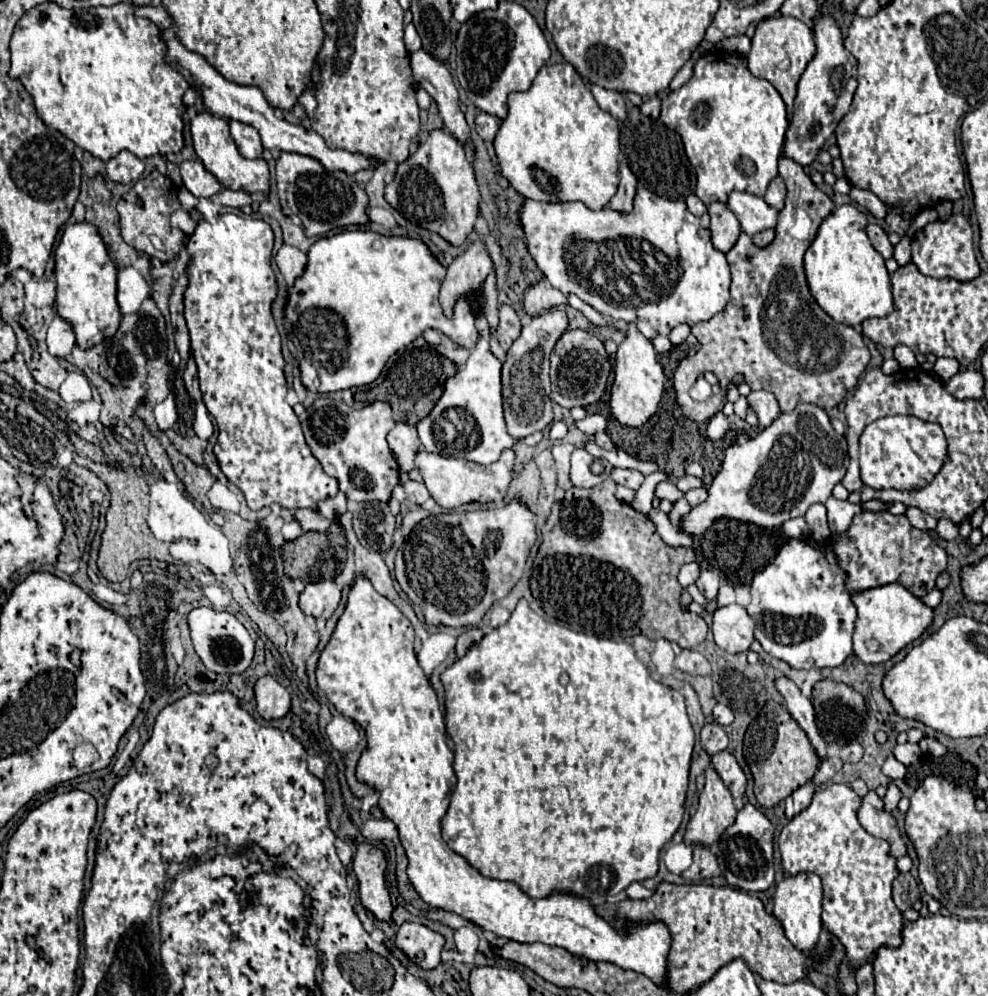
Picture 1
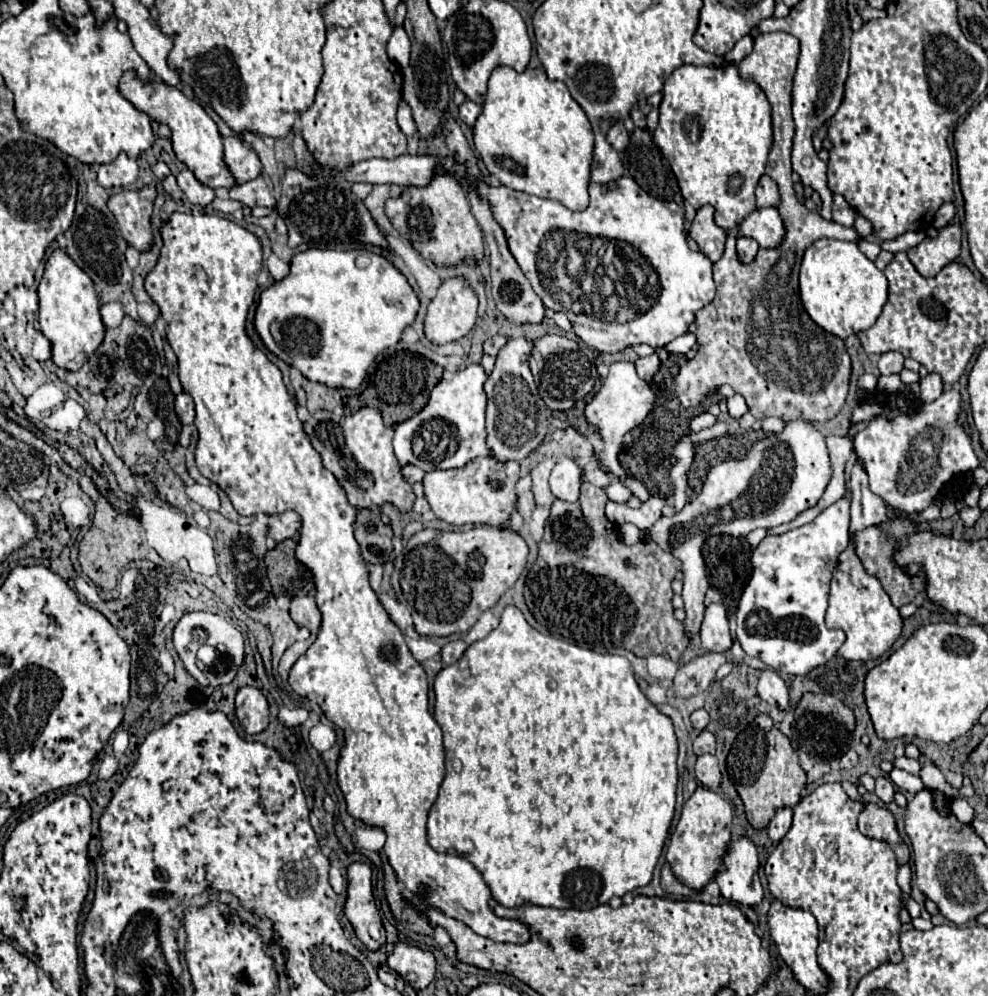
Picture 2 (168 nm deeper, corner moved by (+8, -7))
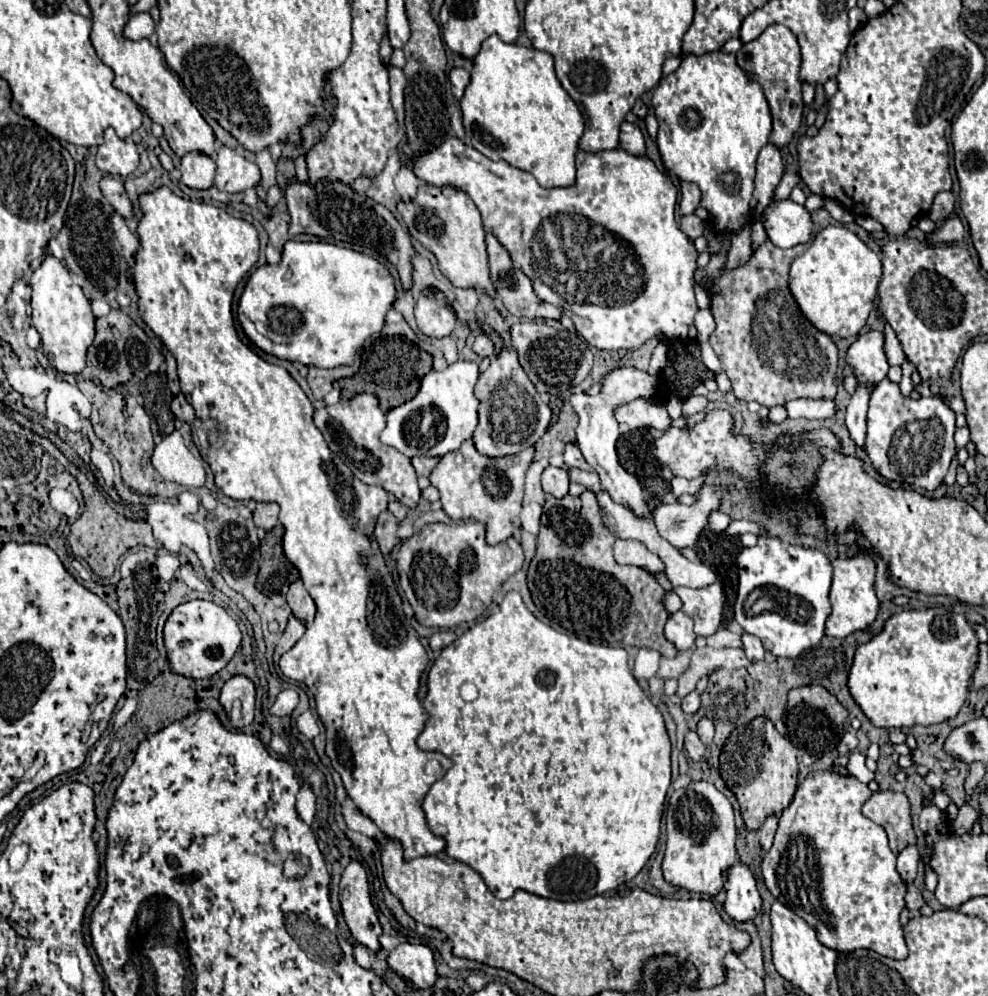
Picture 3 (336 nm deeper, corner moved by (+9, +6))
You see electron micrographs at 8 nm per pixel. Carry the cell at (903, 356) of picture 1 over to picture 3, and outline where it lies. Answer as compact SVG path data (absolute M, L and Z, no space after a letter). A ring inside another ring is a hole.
M886 322L884 333L886 333L886 358L888 363L894 365L902 365L904 363L904 353L900 349L900 343L896 341L896 335L892 333L892 327Z

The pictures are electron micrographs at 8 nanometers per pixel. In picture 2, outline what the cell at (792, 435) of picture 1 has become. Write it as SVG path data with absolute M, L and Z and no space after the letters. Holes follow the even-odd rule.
M791 420L783 432L757 440L743 458L727 458L709 468L699 496L685 504L679 514L659 518L649 530L649 538L663 550L669 550L683 562L683 600L687 632L699 632L705 612L705 592L709 588L701 546L709 536L731 534L747 536L755 528L775 528L795 520L807 508L813 508L823 496L833 468L823 434L809 420Z

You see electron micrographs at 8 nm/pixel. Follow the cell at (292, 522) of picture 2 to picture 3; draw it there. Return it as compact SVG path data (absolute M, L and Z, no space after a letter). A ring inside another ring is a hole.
M258 503L252 517L254 525L264 531L270 531L278 523L278 511L280 507L276 503Z

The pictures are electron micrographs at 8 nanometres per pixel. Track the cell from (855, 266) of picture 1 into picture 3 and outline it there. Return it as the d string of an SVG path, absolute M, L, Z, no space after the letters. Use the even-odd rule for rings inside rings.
M846 227L822 229L810 247L792 263L790 291L804 317L822 333L848 339L866 325L882 279L880 257Z

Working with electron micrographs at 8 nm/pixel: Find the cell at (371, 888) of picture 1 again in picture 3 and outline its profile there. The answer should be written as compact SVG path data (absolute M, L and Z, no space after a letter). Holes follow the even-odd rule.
M352 861L340 881L340 905L344 921L352 933L352 937L366 945L372 951L380 949L378 937L382 933L382 927L376 917L376 909L370 901L370 887L364 867L358 861Z

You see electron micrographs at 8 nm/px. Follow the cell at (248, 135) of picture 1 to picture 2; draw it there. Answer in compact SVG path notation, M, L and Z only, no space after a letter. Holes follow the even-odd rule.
M239 134L225 138L225 164L237 178L237 184L253 180L261 174L261 162L257 152Z

